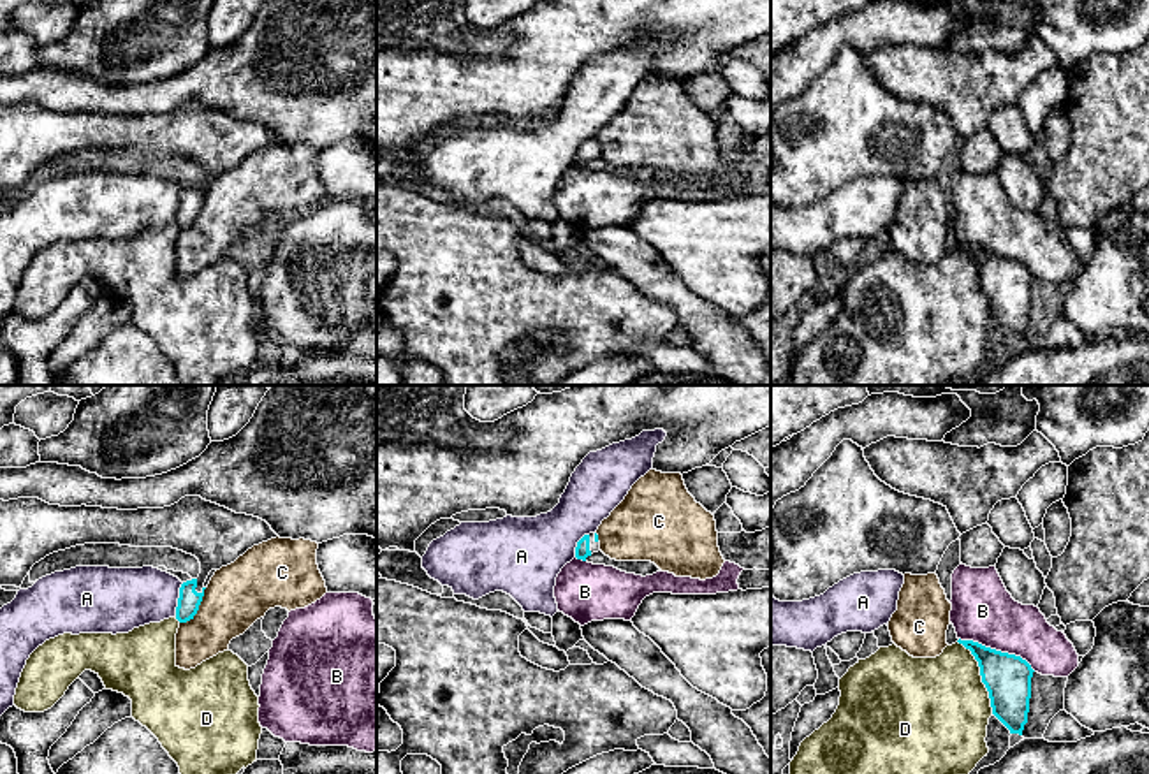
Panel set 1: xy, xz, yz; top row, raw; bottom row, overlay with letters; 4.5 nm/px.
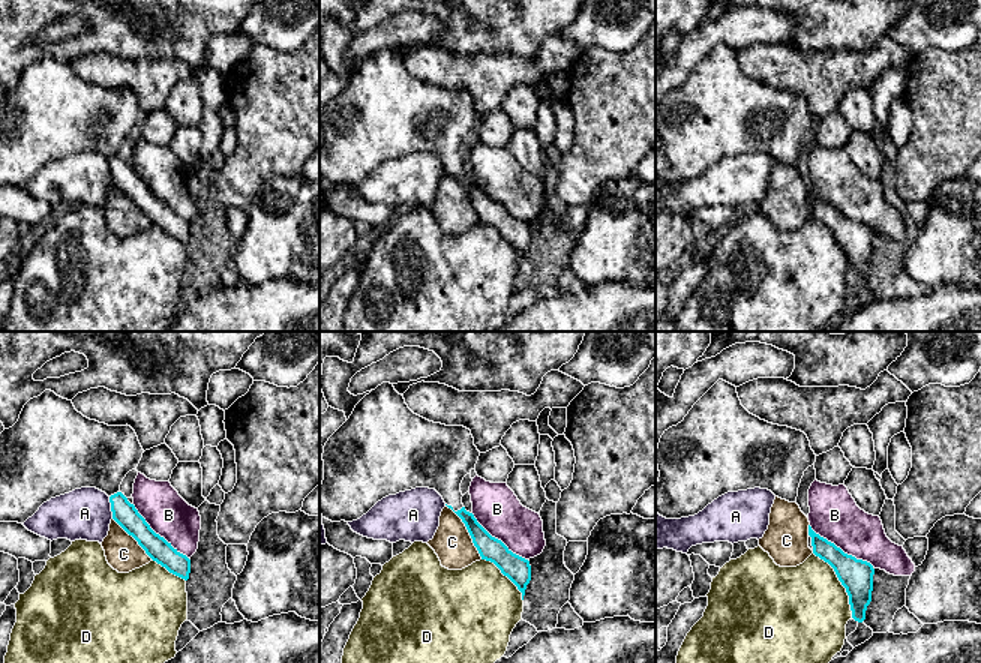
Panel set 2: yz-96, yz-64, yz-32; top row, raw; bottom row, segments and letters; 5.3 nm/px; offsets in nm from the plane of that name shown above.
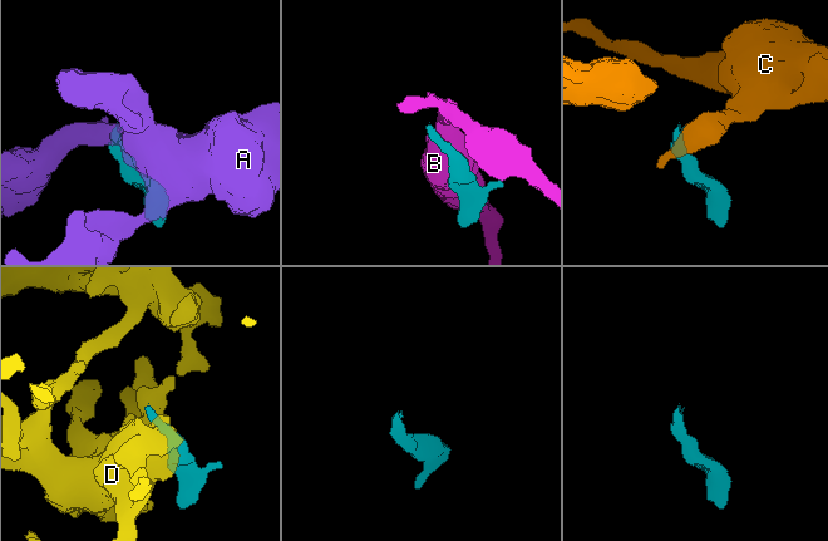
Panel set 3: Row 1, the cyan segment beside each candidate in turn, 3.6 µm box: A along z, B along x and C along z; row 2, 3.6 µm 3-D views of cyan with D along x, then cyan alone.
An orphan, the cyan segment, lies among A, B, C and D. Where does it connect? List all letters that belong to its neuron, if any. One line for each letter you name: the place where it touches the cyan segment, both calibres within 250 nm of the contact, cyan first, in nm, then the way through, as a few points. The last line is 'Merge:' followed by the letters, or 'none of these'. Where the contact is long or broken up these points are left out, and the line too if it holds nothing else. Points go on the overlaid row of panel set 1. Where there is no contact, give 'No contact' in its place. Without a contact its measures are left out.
Merge: none of these

